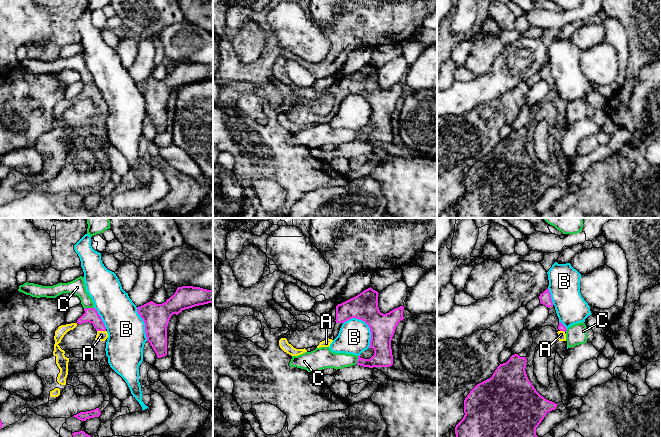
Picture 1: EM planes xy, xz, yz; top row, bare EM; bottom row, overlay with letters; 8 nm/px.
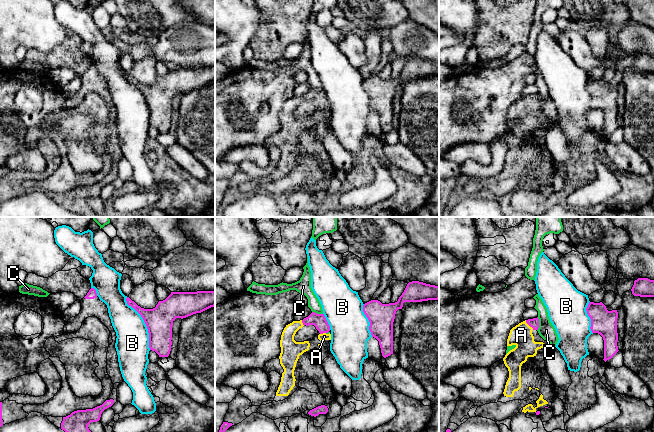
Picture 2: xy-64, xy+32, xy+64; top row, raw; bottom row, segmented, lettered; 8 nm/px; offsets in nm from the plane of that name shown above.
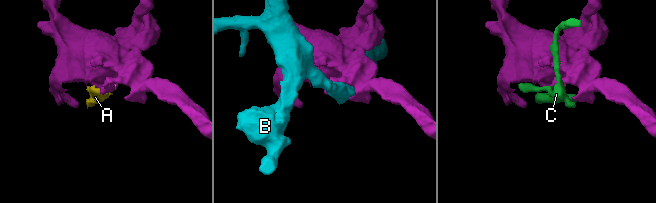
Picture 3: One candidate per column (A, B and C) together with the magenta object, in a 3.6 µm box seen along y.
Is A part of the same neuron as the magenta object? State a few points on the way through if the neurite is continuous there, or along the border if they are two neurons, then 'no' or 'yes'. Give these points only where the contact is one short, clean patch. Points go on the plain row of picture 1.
yes

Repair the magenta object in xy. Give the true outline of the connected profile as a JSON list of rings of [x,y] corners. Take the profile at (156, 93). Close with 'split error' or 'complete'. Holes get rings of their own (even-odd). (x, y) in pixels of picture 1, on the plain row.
[[[182,62],[162,80],[150,77],[137,83],[137,88],[145,99],[147,117],[157,134],[167,131],[167,102],[173,90],[195,82],[213,79],[213,66],[200,63]]]; complete

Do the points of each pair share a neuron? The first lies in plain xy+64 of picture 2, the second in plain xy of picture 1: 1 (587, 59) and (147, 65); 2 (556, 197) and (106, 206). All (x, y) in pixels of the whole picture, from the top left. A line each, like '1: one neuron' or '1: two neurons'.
1: two neurons
2: one neuron

